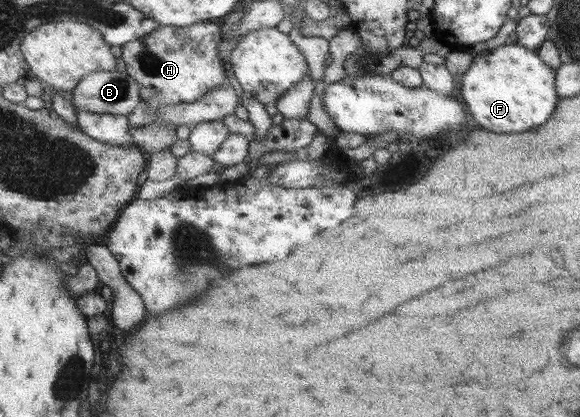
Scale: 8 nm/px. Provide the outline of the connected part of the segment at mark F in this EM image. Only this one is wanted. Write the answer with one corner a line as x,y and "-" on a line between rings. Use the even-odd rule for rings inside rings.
508,42
497,49
485,50
482,55
476,57
470,70
462,76
461,92
470,112
476,114
478,122
484,128
500,134
520,134
536,126
544,126
554,116
558,102
562,99
558,88
558,72
558,69
550,66
542,58
539,51
526,48
519,42

